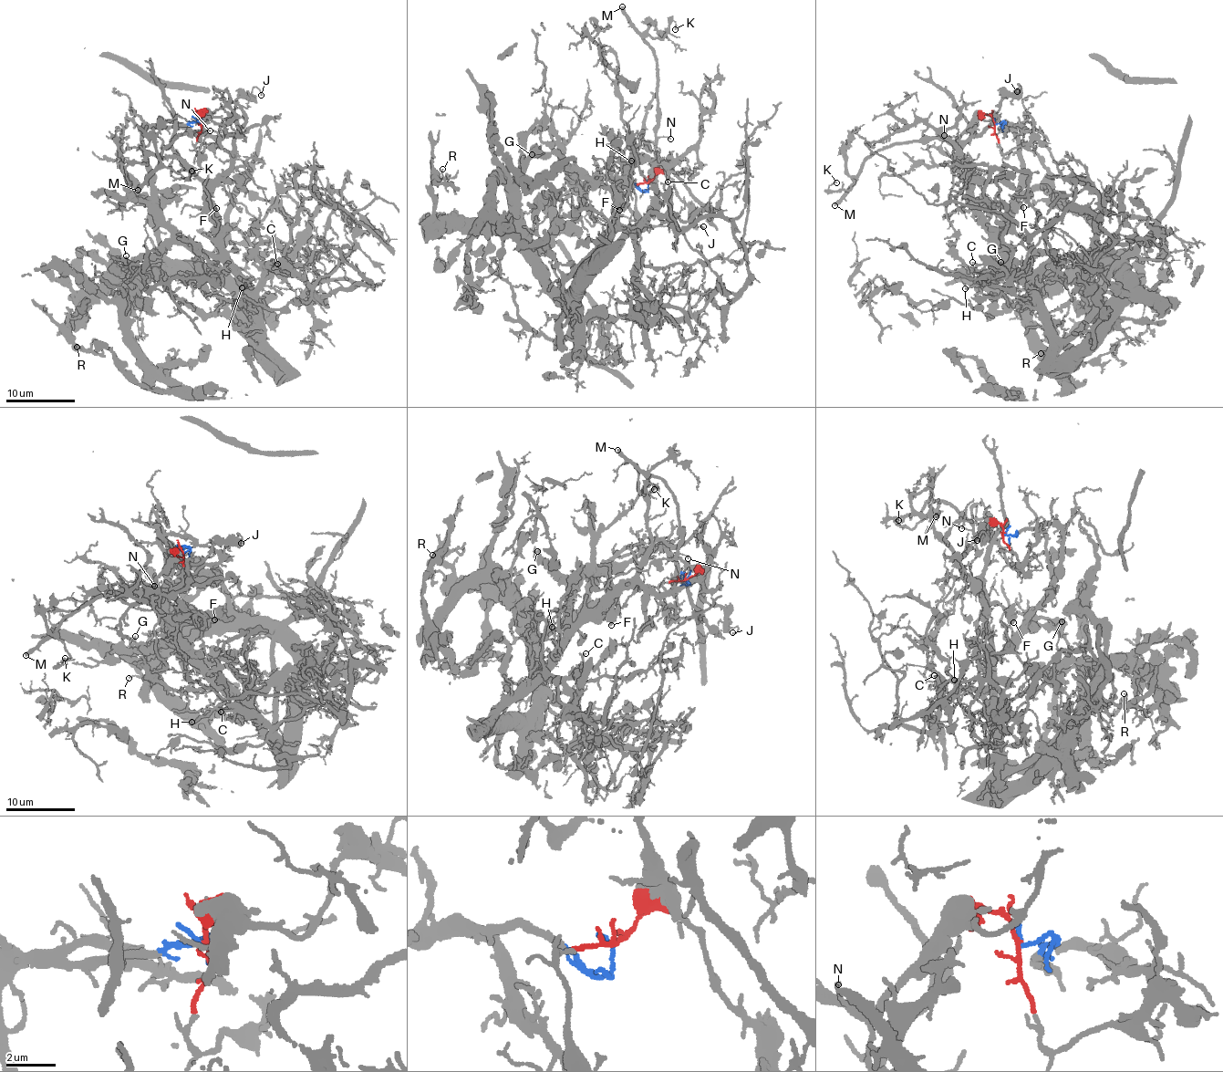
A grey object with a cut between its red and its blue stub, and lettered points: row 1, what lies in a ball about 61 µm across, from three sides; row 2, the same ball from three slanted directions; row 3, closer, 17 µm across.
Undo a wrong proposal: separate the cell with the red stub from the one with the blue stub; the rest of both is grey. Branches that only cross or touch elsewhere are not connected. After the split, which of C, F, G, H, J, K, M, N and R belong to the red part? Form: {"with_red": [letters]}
{"with_red": ["J", "K", "M", "N"]}

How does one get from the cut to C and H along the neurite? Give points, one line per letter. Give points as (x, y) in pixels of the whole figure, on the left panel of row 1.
C: (200, 121), (149, 128), (143, 137), (152, 203), (176, 230), (253, 288), (266, 269), (292, 269), (278, 264)
H: (200, 121), (149, 128), (143, 137), (152, 203), (188, 240), (249, 278), (251, 288), (246, 282), (242, 287)

